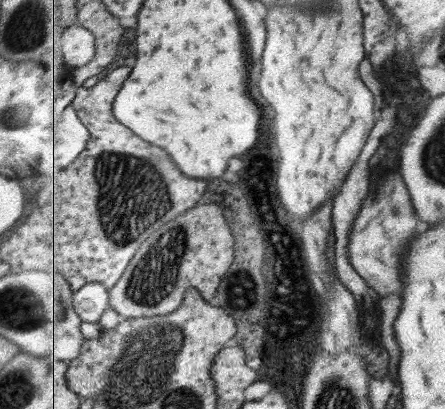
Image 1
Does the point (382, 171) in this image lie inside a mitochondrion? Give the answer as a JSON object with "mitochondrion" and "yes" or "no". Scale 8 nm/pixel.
{"mitochondrion":"no"}

